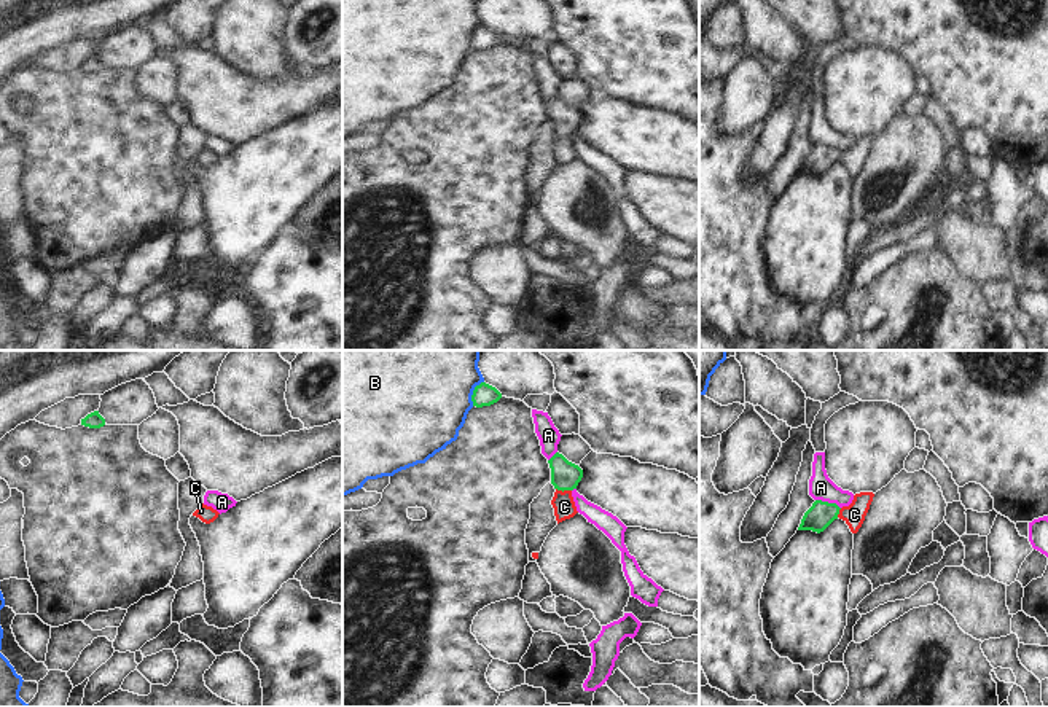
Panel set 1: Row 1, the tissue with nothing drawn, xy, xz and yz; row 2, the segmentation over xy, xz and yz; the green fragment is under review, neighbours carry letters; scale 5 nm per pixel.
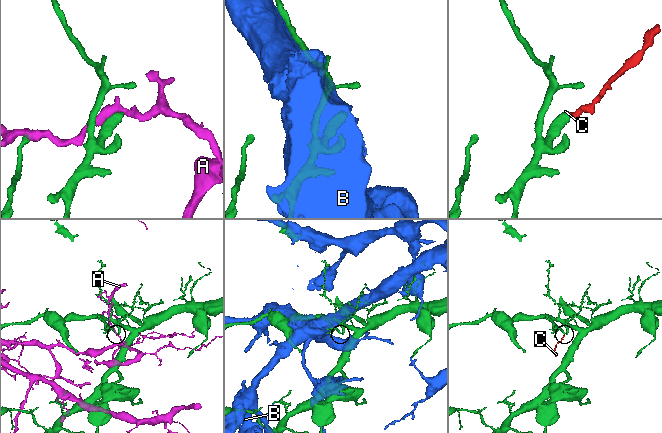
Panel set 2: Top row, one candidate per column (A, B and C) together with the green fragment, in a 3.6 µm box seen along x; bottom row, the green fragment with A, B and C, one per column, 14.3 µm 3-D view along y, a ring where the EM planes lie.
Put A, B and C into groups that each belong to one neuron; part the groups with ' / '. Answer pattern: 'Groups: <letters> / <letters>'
Groups: A / B / C

